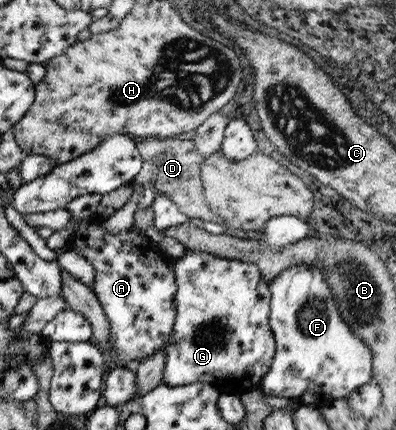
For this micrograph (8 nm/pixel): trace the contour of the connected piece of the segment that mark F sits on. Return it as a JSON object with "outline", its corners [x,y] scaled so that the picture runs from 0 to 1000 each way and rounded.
{"outline":[[[758,607],[712,626],[674,663],[682,686],[674,751],[694,795],[694,816],[672,870],[659,879],[657,912],[753,928],[763,942],[790,942],[811,951],[932,886],[939,872],[937,814],[909,784],[884,772],[864,744],[848,695],[803,621]]]}

